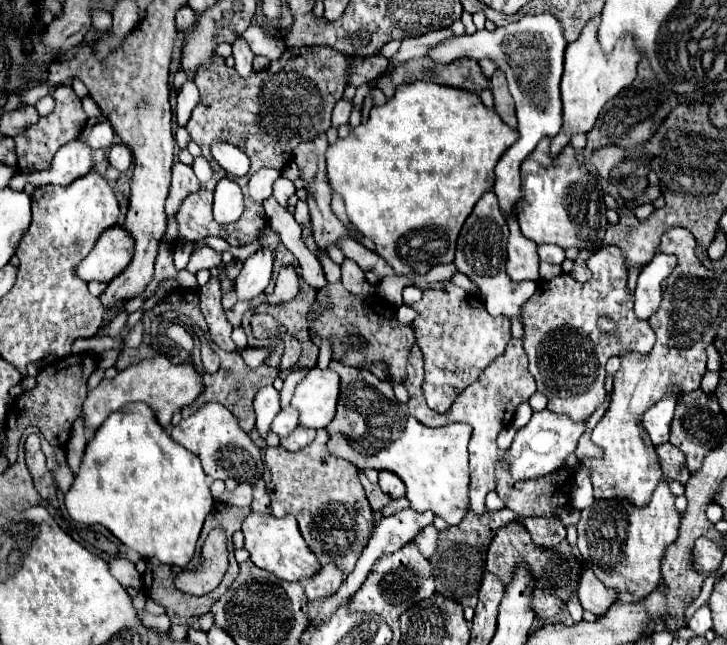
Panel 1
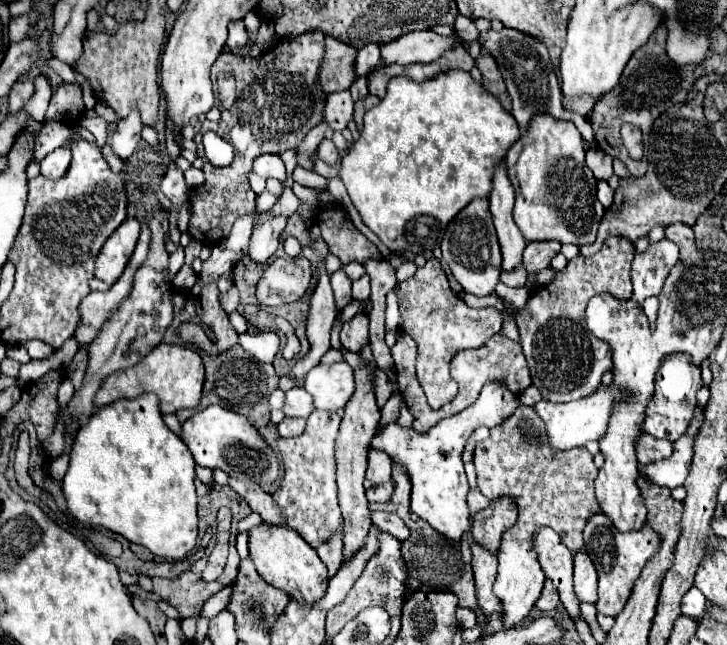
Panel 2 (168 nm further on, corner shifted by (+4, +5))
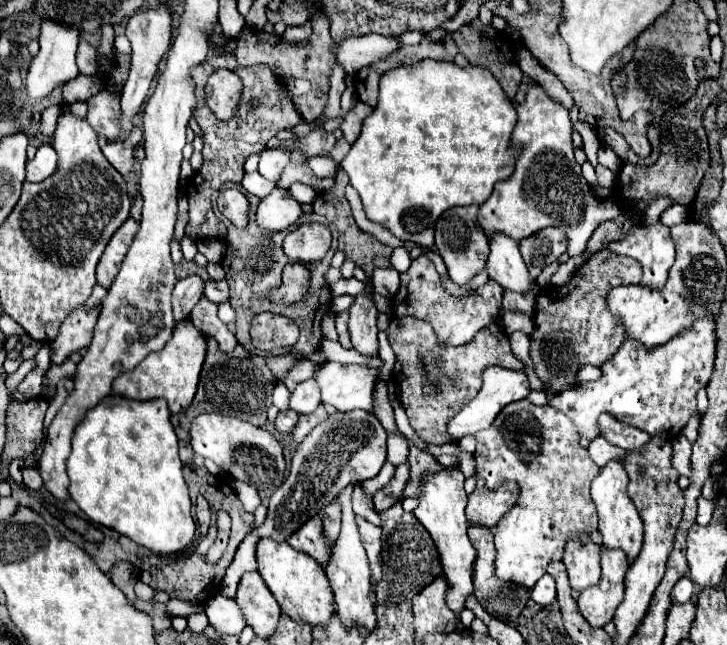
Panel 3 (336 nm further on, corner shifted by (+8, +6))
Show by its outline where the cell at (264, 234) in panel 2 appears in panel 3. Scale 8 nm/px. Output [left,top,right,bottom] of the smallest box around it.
[256,189,302,231]

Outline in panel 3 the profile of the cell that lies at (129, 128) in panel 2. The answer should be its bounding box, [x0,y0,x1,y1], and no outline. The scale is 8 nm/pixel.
[122,5,172,119]

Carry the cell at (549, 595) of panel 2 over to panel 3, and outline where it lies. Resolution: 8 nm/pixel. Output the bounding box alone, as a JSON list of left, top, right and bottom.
[532,575,556,605]

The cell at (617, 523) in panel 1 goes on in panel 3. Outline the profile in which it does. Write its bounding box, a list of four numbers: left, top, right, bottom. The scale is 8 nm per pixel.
[578,547,628,627]

